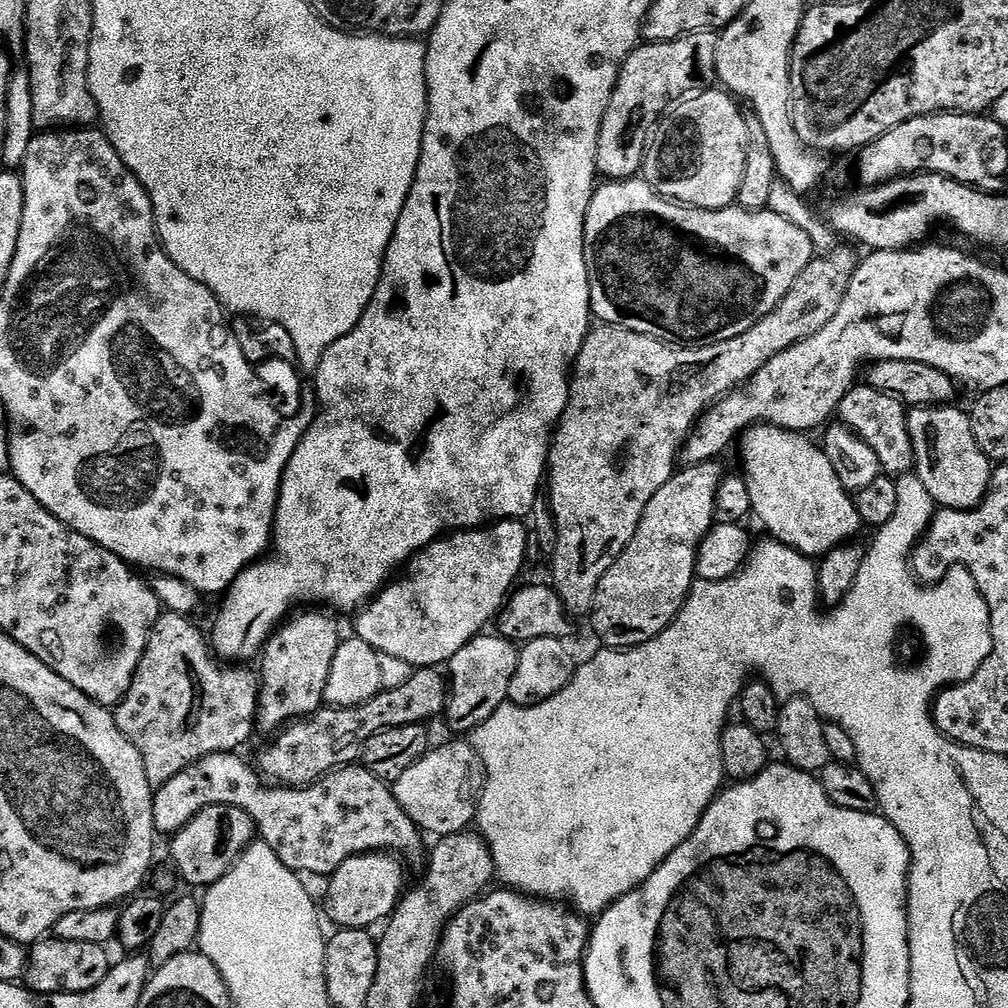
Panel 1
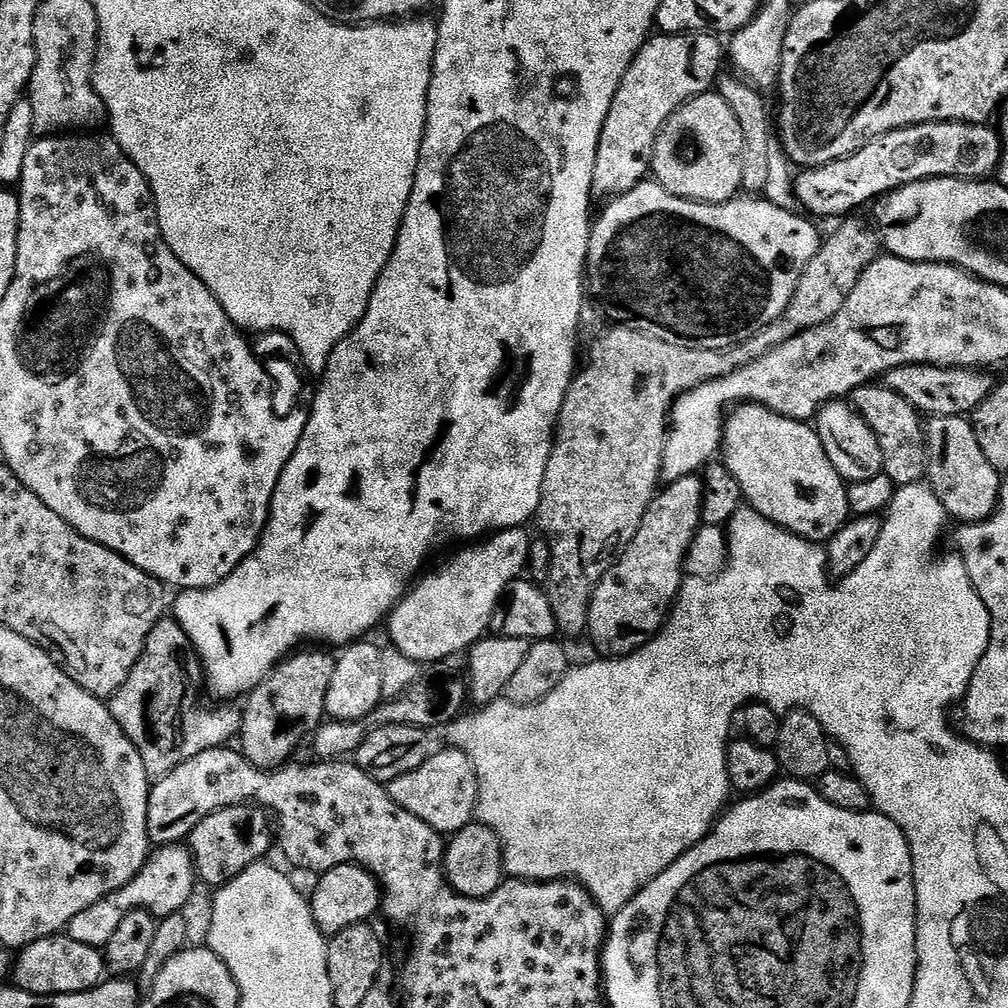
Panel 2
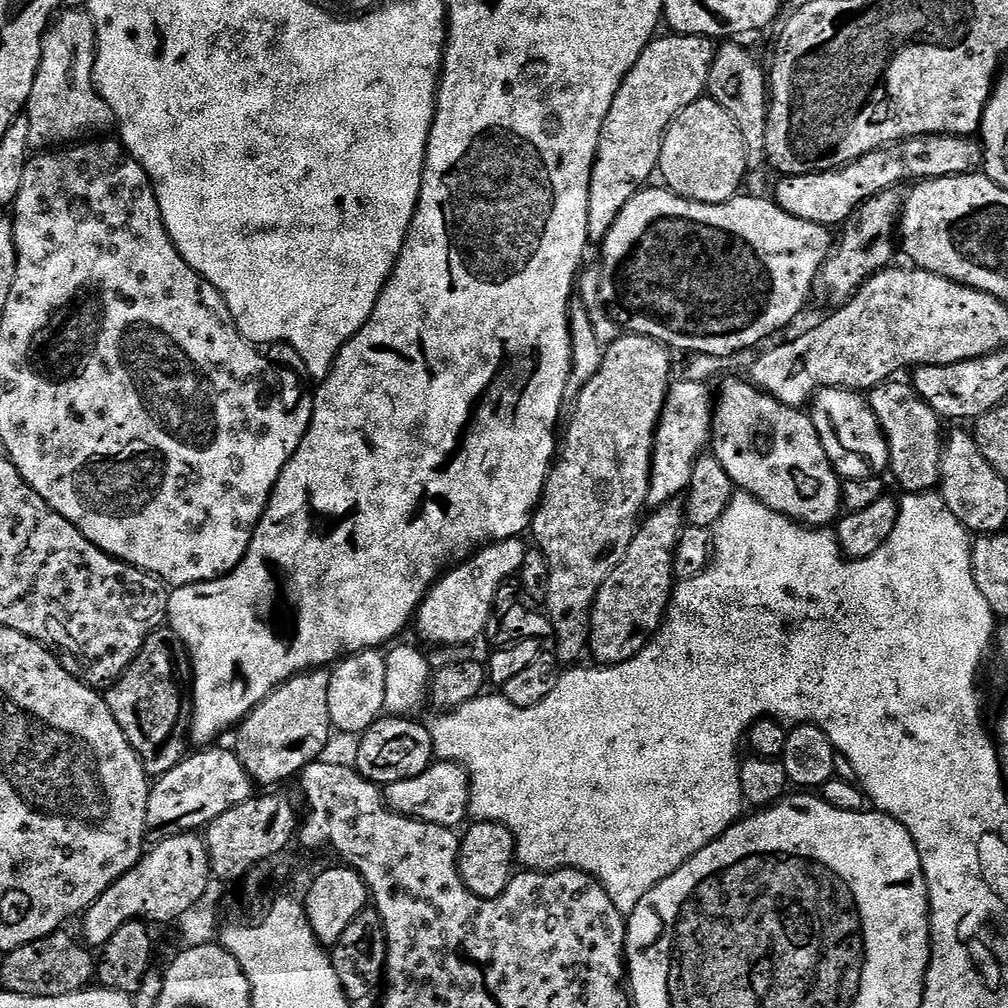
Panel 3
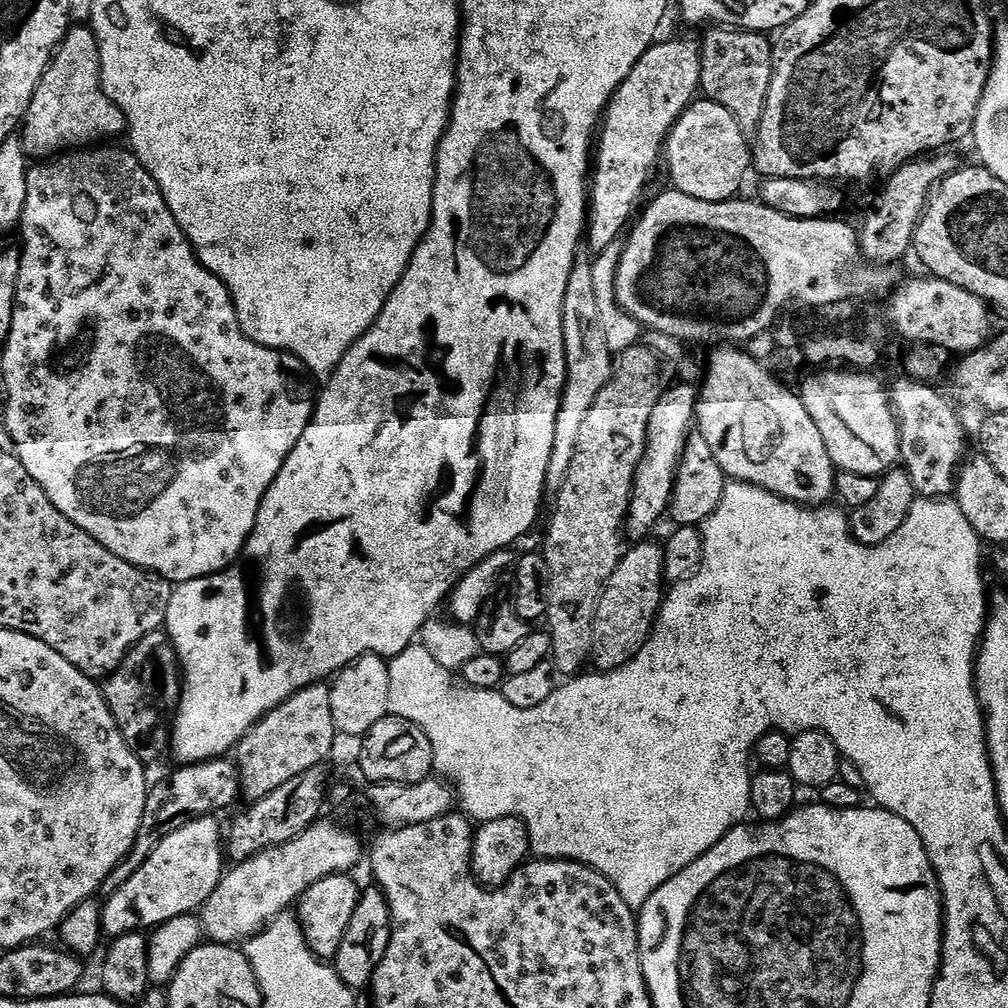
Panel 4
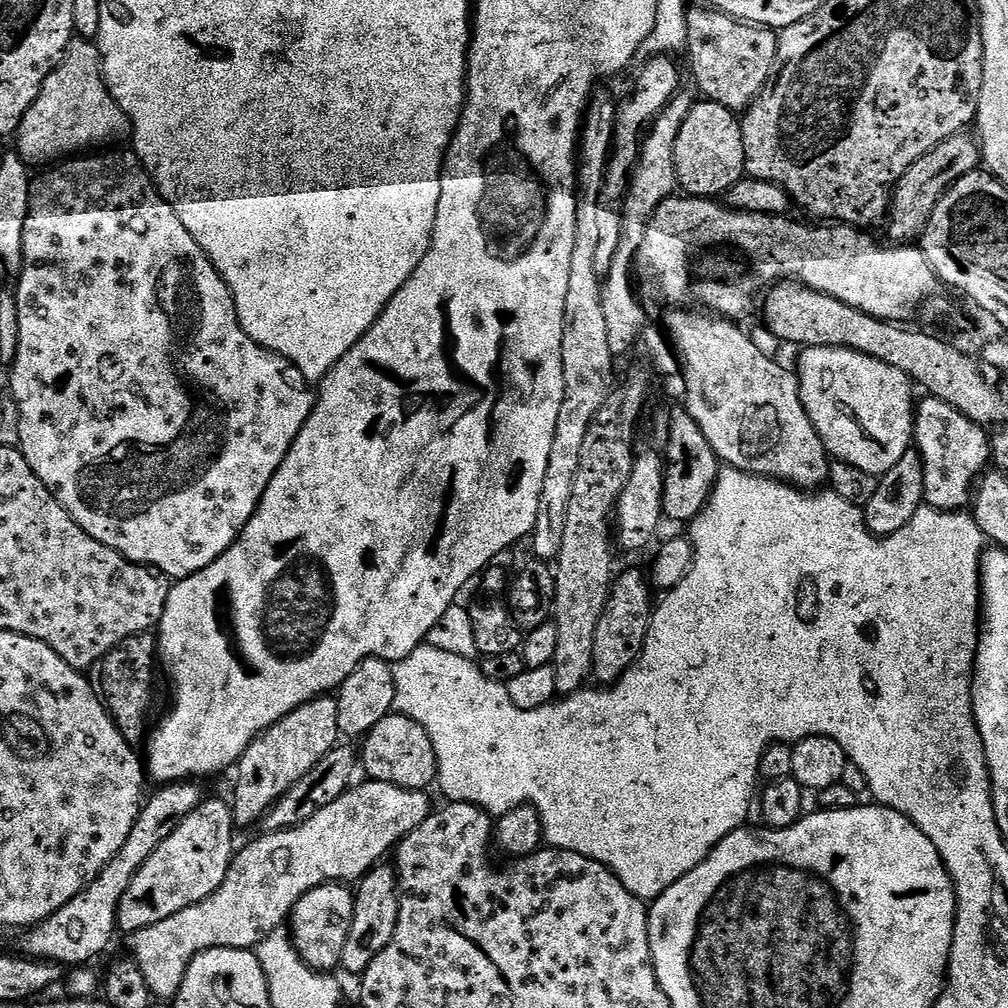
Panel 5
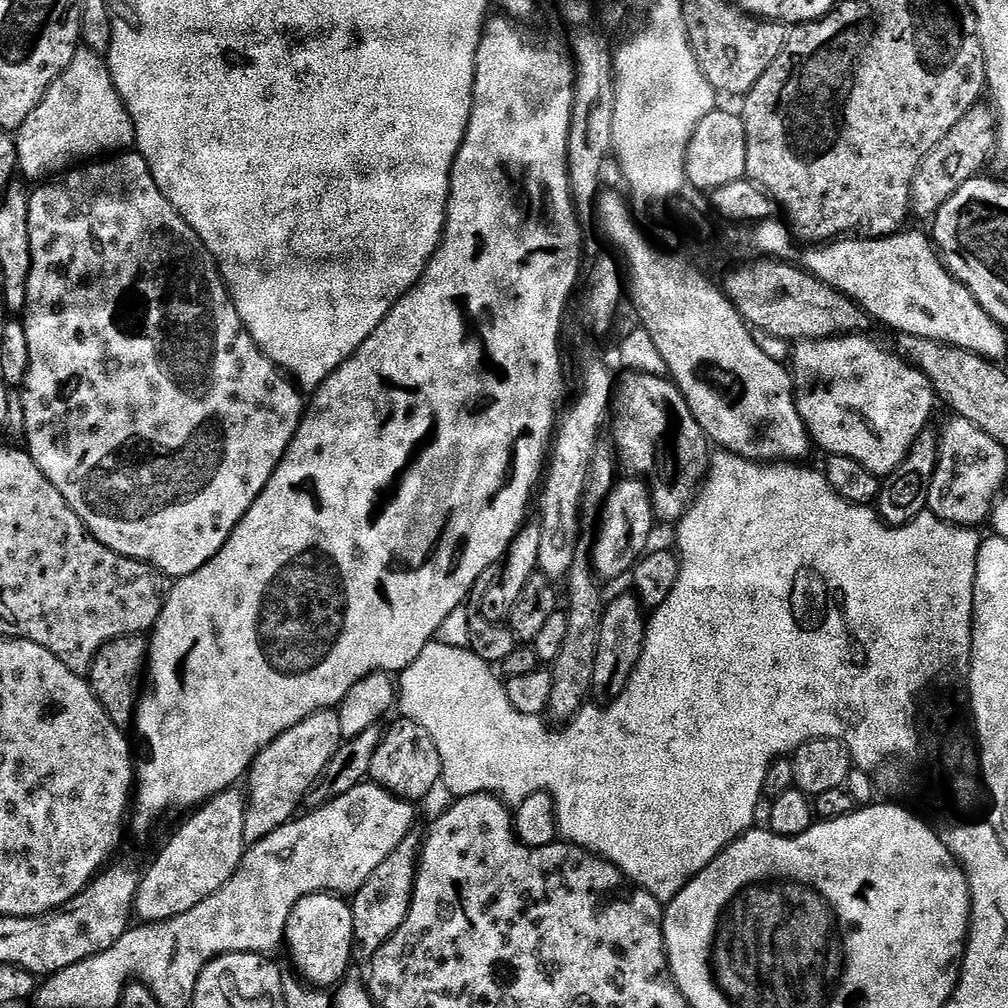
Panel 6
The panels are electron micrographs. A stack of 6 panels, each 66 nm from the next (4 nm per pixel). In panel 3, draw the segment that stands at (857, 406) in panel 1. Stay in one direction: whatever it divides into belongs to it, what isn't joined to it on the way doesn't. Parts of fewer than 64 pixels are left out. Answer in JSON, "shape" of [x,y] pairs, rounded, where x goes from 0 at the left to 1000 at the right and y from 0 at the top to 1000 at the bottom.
{"shape":[[[893,375],[878,377],[877,380],[869,382],[859,393],[860,399],[867,407],[871,415],[873,425],[881,437],[881,463],[883,472],[897,483],[898,489],[923,488],[933,478],[933,450],[935,447],[935,429],[933,433],[933,421],[935,414],[918,398],[909,391],[904,380],[893,378]]]}

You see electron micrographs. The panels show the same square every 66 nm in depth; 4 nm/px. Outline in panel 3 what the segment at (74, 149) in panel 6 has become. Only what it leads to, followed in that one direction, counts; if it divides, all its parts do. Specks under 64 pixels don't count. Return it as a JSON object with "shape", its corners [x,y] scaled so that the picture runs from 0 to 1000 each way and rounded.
{"shape":[[[83,8],[61,11],[49,24],[48,33],[44,35],[34,89],[30,89],[26,108],[30,125],[29,148],[52,149],[57,145],[67,145],[84,137],[110,132],[107,131],[110,127],[112,130],[111,106],[99,96],[93,81],[94,61],[95,27],[91,15]]]}

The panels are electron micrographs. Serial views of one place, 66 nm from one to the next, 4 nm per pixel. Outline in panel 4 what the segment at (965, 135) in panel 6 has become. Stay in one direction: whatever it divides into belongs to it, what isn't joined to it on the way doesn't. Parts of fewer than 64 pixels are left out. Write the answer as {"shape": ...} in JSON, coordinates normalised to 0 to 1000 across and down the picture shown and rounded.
{"shape":[[[934,150],[924,157],[903,159],[878,178],[881,180],[878,181],[873,195],[866,200],[865,210],[858,212],[857,223],[852,223],[851,226],[856,257],[867,262],[889,264],[900,250],[902,253],[906,249],[905,237],[909,225],[917,214],[917,209],[921,207],[921,200],[929,184],[954,166],[954,160],[940,151],[943,150]]]}

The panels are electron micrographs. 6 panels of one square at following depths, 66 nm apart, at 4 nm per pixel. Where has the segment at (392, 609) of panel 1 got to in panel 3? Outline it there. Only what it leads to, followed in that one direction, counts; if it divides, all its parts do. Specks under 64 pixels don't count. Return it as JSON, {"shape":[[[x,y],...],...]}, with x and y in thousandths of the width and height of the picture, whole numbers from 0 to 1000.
{"shape":[[[519,535],[493,536],[490,540],[485,540],[468,549],[463,556],[445,563],[438,570],[437,574],[429,580],[424,591],[417,599],[411,612],[411,624],[425,639],[464,639],[467,635],[472,635],[480,626],[485,626],[486,616],[490,611],[492,593],[497,590],[500,578],[504,574],[511,572],[519,562],[519,555],[522,554],[525,541]]]}

